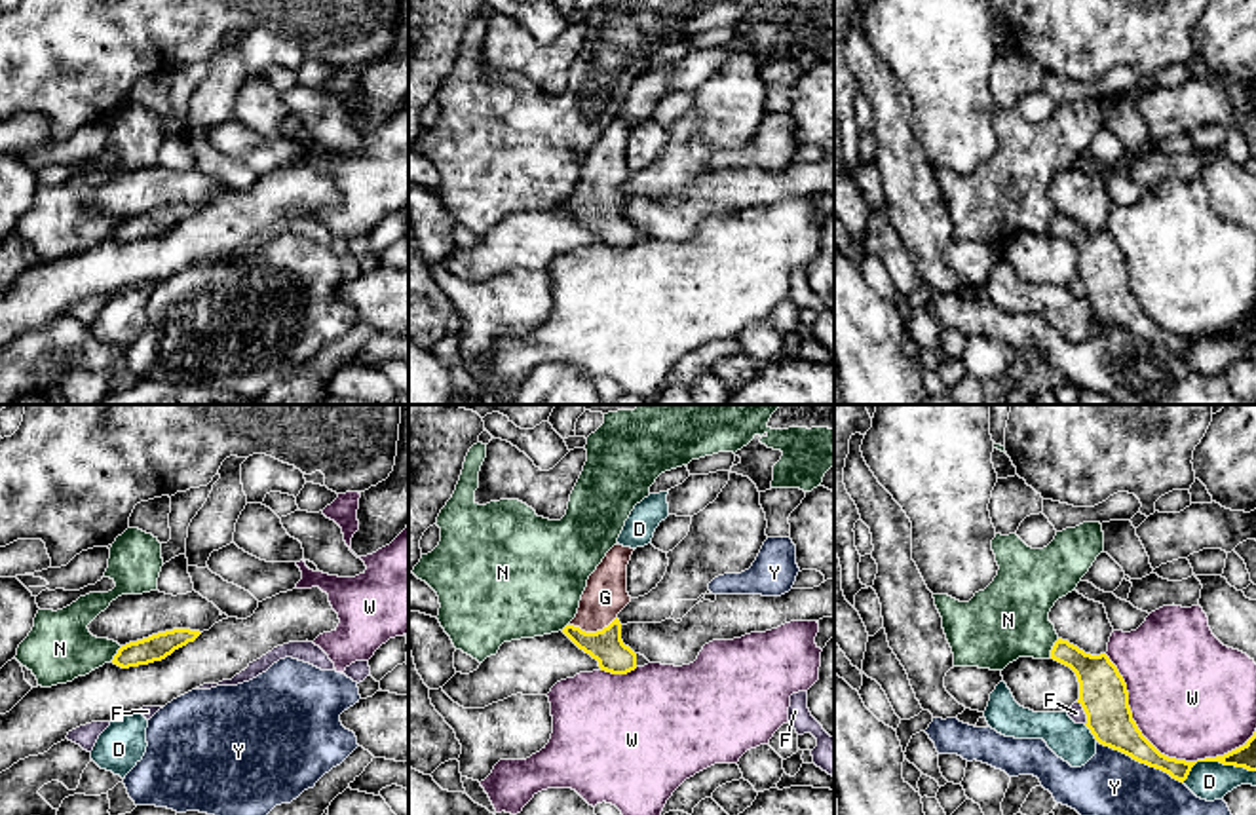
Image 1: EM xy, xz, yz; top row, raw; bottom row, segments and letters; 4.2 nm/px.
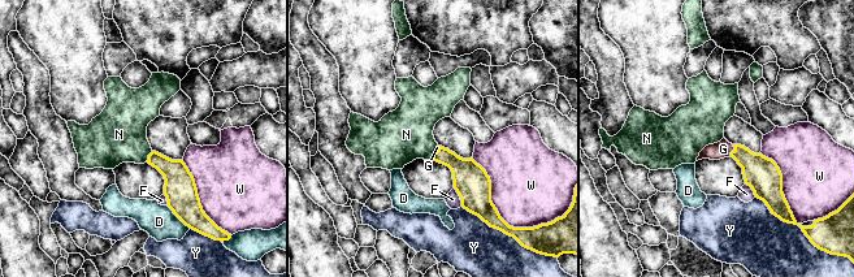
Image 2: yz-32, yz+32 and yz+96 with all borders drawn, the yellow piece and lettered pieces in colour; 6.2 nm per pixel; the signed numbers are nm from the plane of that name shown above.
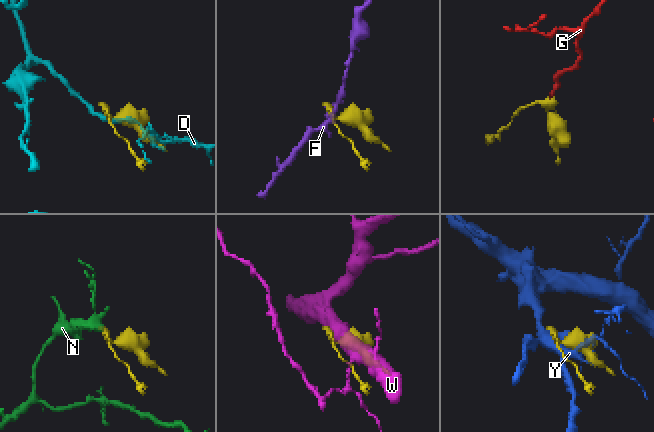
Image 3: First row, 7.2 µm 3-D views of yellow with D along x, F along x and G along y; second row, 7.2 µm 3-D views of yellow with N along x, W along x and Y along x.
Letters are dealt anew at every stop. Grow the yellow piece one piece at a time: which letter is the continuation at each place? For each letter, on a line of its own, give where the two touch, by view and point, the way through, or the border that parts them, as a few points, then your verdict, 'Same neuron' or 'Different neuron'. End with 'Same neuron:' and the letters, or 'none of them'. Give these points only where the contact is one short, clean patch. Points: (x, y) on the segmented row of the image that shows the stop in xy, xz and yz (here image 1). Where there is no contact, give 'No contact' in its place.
D: Touches yellow at yz (1217, 760). Different neuron
F: Touches yellow at yz (1085, 713). Different neuron
G: Touches yellow at xz (593, 633). Path across: xz (607, 646), (593, 633), (597, 610), (605, 597). Same neuron
N: Touches yellow at yz (1053, 648). Different neuron
W: Touches yellow at yz (1158, 751). Different neuron
Y: Touches yellow at yz (1141, 762). Different neuron
Same neuron: G

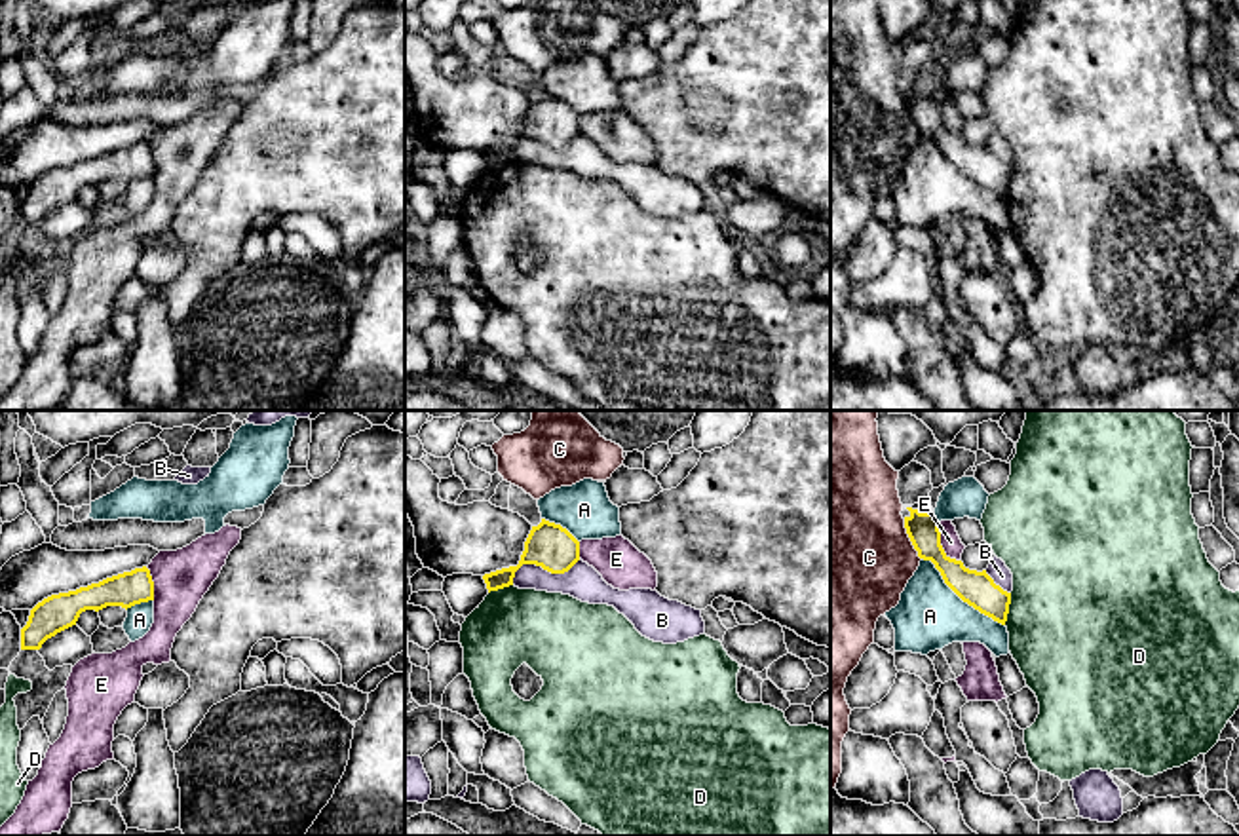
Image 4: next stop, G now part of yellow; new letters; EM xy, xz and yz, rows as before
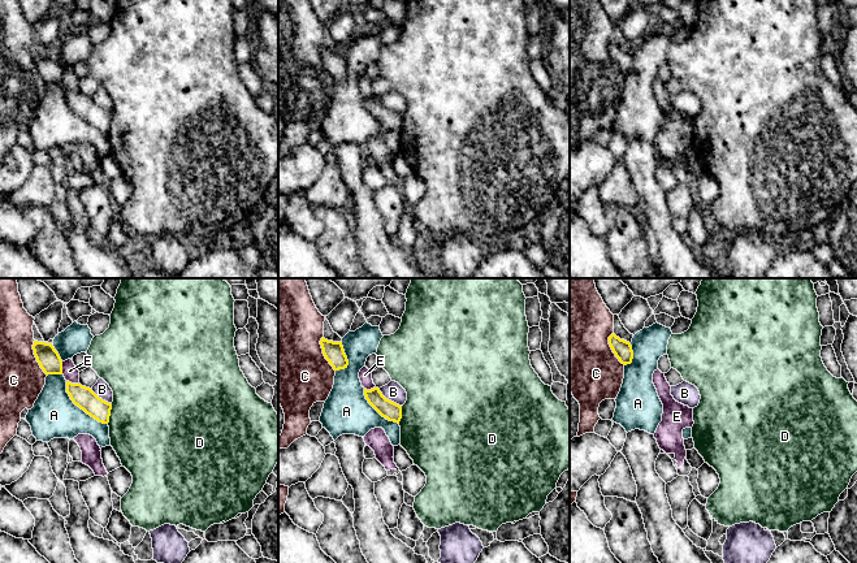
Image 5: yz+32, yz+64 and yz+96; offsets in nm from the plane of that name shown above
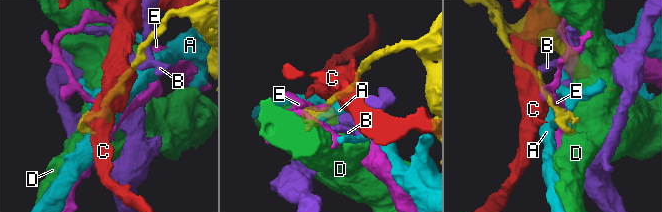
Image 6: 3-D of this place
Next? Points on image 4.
A: Touches yellow at yz (960, 597). Different neuron
B: Touches yellow at xz (542, 567). Boundary: xz (580, 559), (563, 572), (523, 565), (512, 584). Different neuron
C: Touches yellow at yz (911, 540). Different neuron
D: Touches yellow at yz (1008, 608). Different neuron
E: Touches yellow at yz (939, 544). Boundary: yz (937, 523), (941, 548), (958, 561). Different neuron
Same neuron: none of them

